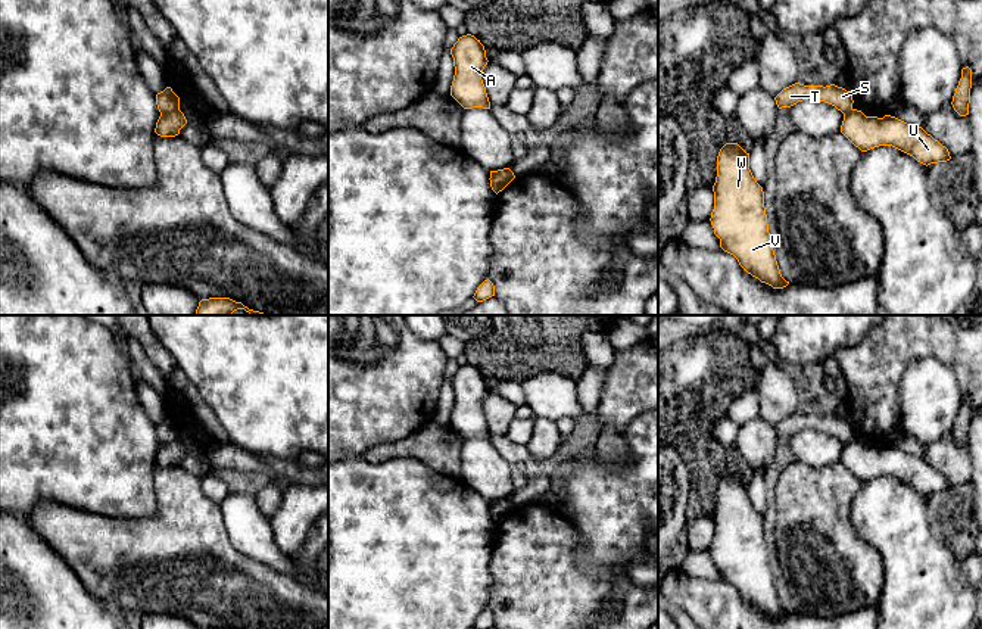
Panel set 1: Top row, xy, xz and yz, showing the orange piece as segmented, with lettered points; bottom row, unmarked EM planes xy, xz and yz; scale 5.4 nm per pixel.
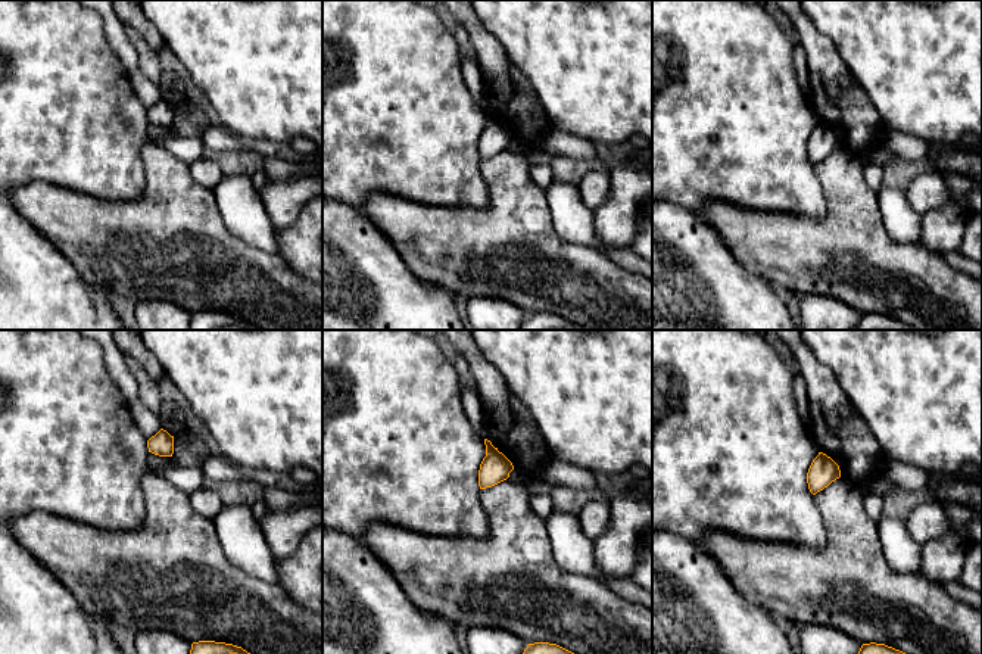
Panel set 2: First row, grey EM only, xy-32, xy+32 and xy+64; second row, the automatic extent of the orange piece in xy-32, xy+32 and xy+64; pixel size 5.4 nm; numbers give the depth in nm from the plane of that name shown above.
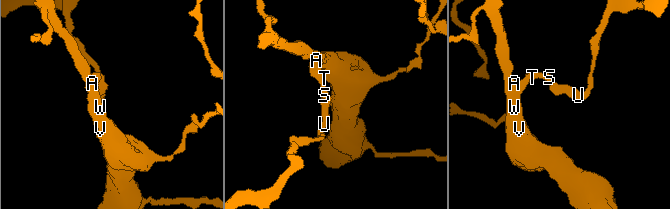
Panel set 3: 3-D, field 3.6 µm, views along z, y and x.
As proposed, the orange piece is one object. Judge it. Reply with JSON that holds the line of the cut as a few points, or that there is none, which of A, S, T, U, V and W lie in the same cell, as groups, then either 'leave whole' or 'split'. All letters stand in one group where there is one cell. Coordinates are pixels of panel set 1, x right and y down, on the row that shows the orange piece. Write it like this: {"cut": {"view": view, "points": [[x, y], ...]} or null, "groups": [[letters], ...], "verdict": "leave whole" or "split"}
{"cut": {"view": "xy", "points": [[178, 108], [161, 114]]}, "groups": [["A", "S", "T", "V", "W"], ["U"]], "verdict": "split"}

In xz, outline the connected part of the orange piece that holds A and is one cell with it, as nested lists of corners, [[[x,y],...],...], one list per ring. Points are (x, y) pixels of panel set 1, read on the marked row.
[[[467,34],[458,38],[451,49],[455,75],[451,85],[451,96],[464,108],[490,109],[486,87],[481,80],[487,65],[484,46],[474,35]]]

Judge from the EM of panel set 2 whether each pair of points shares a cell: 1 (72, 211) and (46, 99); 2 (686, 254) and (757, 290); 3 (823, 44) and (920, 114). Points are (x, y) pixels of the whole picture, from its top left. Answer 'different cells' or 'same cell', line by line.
1: different cells
2: same cell
3: different cells

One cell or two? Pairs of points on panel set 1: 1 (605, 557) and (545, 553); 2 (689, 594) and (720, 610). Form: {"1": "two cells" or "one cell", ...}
{"1": "two cells", "2": "one cell"}

